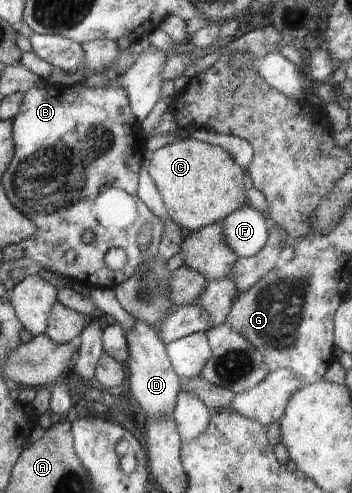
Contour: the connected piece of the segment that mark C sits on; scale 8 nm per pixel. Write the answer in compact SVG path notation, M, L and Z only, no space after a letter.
M190 138L167 144L164 148L155 151L148 167L148 174L161 194L167 213L186 233L200 230L209 224L220 223L230 213L248 204L243 183L245 172L223 148Z

